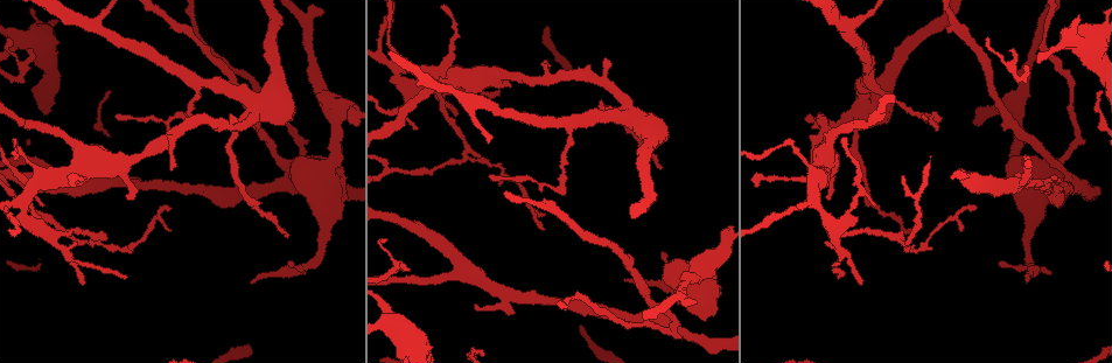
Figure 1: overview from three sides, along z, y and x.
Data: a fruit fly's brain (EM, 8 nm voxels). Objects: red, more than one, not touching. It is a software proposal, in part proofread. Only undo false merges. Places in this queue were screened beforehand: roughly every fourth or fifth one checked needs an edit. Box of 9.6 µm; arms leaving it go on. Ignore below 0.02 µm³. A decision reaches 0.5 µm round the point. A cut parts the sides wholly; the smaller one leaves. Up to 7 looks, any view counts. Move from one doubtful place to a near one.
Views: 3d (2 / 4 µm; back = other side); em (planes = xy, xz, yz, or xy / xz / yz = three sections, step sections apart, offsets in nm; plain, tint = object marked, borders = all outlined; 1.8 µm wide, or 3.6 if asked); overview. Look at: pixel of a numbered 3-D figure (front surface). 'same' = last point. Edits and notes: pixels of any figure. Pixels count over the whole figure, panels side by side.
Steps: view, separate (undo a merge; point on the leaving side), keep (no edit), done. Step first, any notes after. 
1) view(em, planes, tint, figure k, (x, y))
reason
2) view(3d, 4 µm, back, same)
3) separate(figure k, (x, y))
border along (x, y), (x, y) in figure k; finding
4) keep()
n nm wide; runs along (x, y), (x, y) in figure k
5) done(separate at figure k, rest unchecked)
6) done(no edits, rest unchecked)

view(em, planes, tint, figure 1, (1066, 185))
looks like a crossing

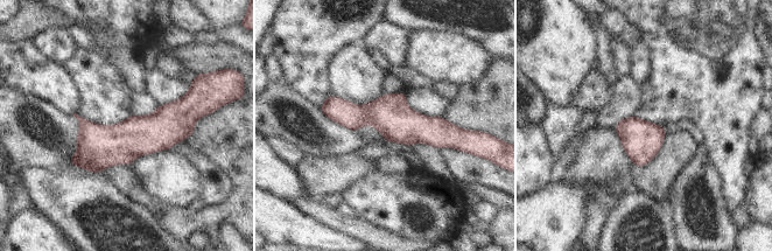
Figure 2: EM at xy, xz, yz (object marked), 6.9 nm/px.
keep()
runs along (324, 107), (455, 131) in figure 2; all the same neuron

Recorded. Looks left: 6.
view(3d, 4 µm, back, figure 1, (559, 187))
sharp bend

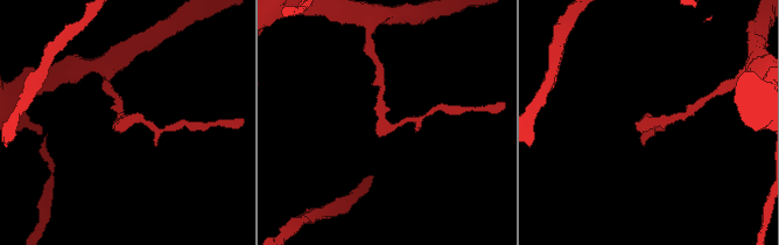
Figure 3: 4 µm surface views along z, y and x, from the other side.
view(em, planes, borders, figure 3, (646, 123))
need the tissue

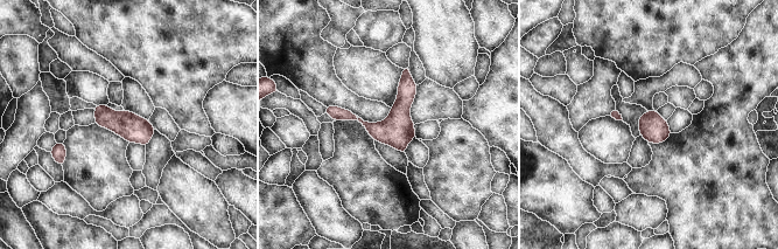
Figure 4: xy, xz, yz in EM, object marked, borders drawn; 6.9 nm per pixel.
keep()
runs along (413, 85), (385, 126), (328, 109) in figure 4; continuous, no second neuron

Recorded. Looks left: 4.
view(em, planes, tint, figure 1, (473, 102))
thick turns thin

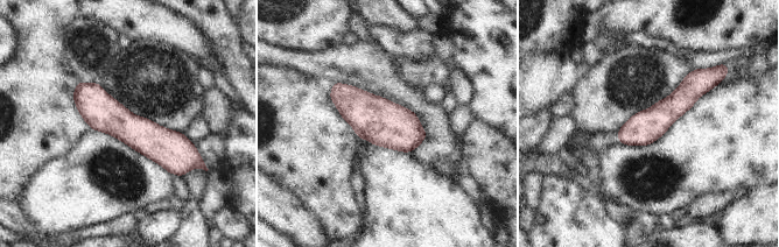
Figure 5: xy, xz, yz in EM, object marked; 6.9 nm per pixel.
keep()
240 nm wide; runs along (78, 87), (123, 125), (191, 149) in figure 5; continuous, no second neuron

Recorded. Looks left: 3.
done(no edits, rest unchecked)

